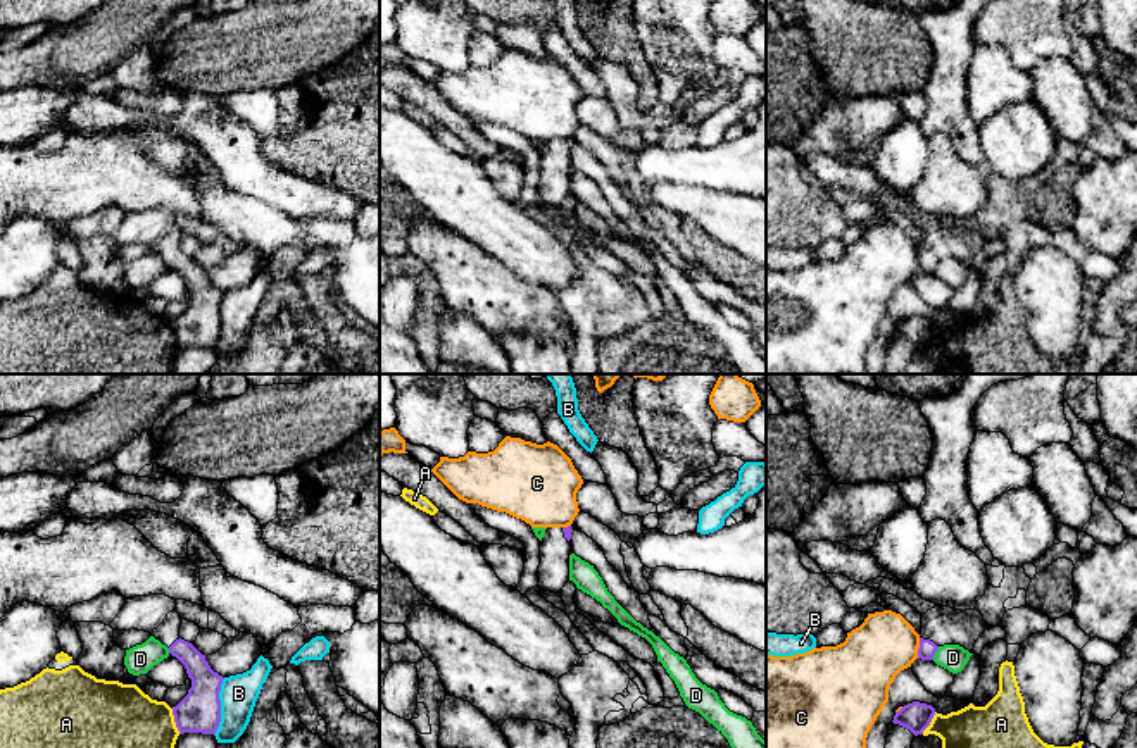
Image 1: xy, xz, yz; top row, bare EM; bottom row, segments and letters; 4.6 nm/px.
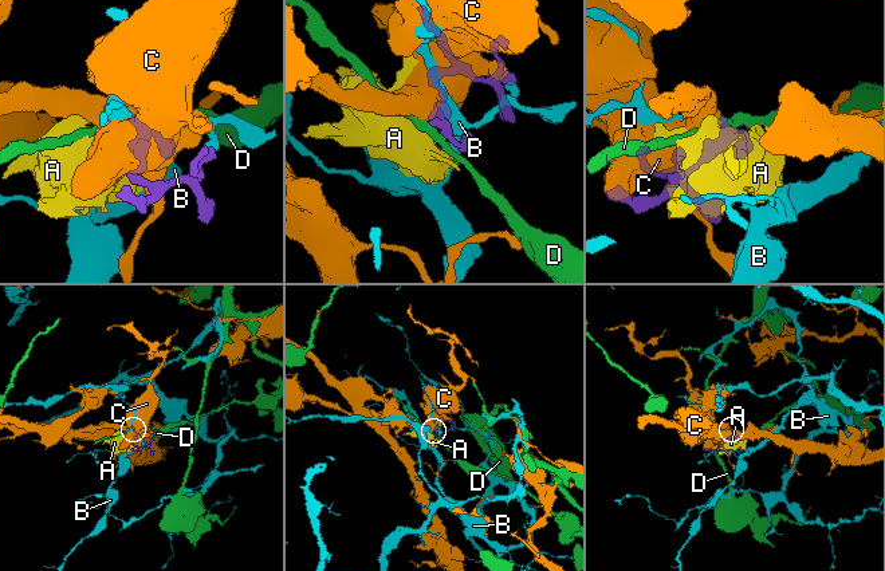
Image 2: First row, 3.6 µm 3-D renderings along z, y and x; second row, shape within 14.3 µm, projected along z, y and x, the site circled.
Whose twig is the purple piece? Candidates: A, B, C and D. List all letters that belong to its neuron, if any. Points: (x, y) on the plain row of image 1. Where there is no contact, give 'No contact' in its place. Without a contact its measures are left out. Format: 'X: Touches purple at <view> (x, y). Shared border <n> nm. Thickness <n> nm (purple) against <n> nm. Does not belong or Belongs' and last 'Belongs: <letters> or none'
A: Touches purple at xy (175, 335). Shared border 130 nm. Thickness 190 nm (purple) against 460 nm. Does not belong
B: Touches purple at xy (219, 321). Shared border 280 nm. Thickness 190 nm (purple) against 180 nm. Does not belong
C: Touches purple at yz (918, 262). Shared border 100 nm. Thickness 80 nm (purple) against 300 nm. Does not belong
D: Touches purple at yz (934, 268). Shared border 70 nm. Thickness 80 nm (purple) against 130 nm. Does not belong
Belongs: none

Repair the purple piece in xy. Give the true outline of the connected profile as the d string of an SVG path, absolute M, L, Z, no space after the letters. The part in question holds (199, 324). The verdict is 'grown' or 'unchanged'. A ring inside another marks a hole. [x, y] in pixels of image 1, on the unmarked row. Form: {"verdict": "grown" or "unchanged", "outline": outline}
{"verdict": "grown", "outline": "M174 222L152 246L152 250L166 259L169 267L185 279L192 293L188 309L173 321L176 341L179 348L216 348L221 336L219 305L224 291L210 283L205 269L192 257L179 252L179 241L181 231Z"}

